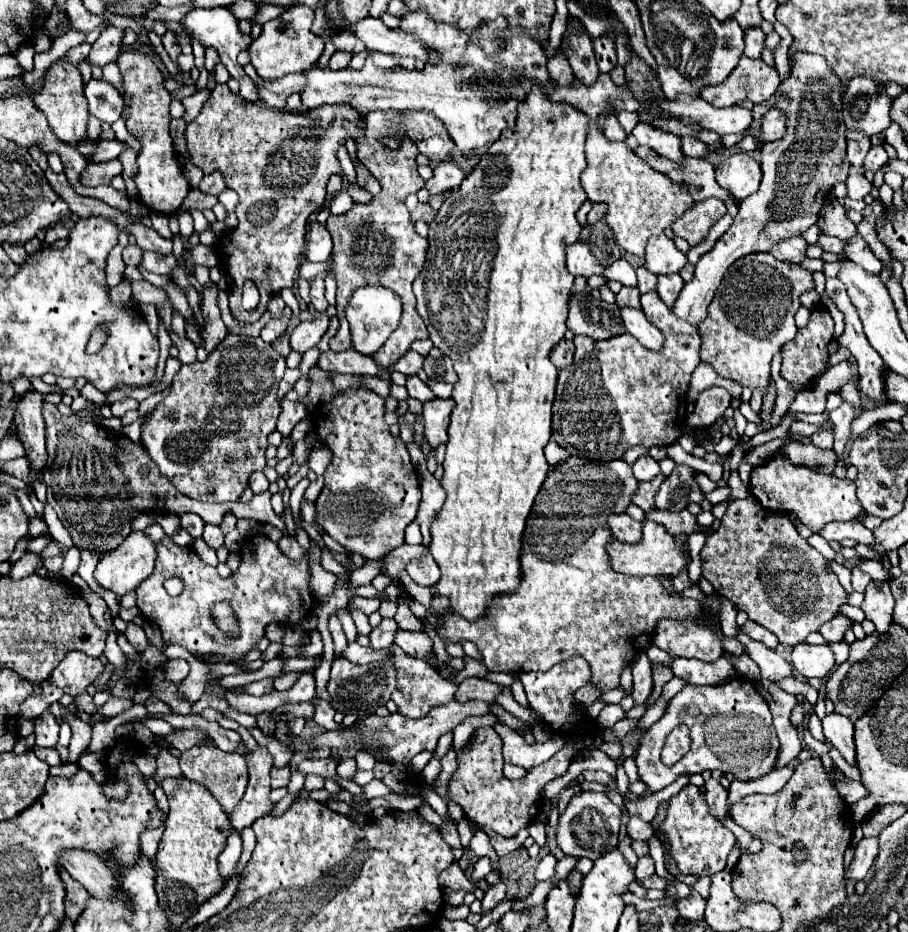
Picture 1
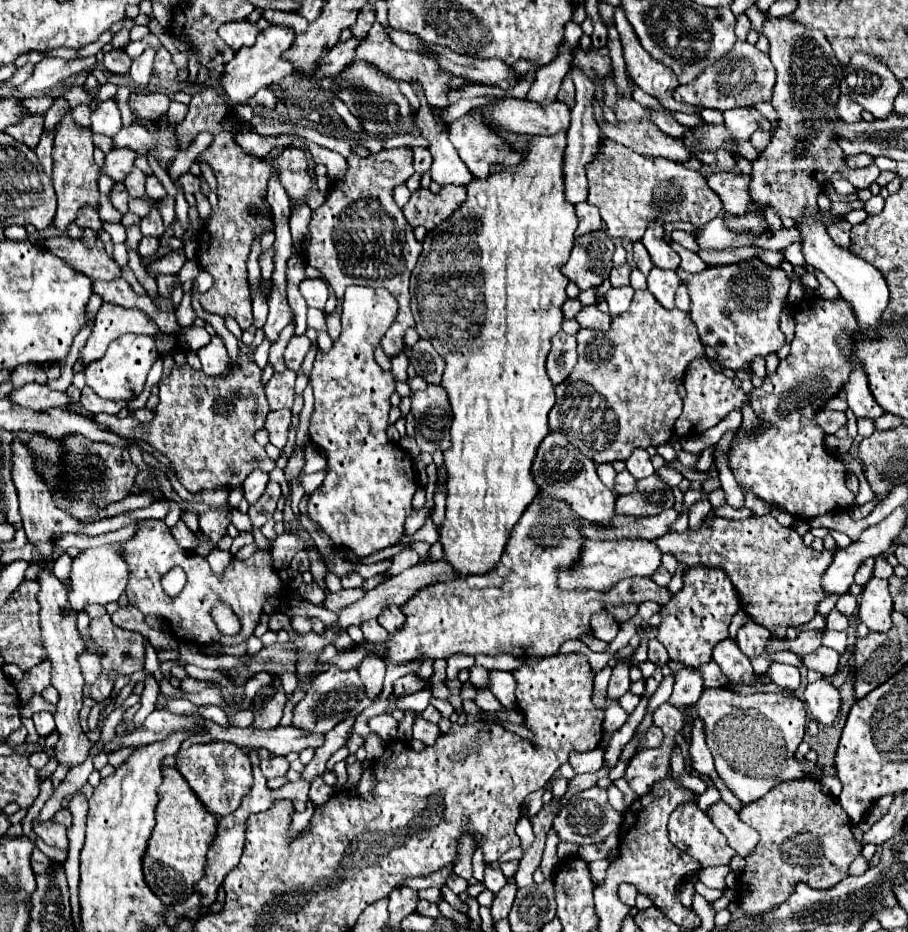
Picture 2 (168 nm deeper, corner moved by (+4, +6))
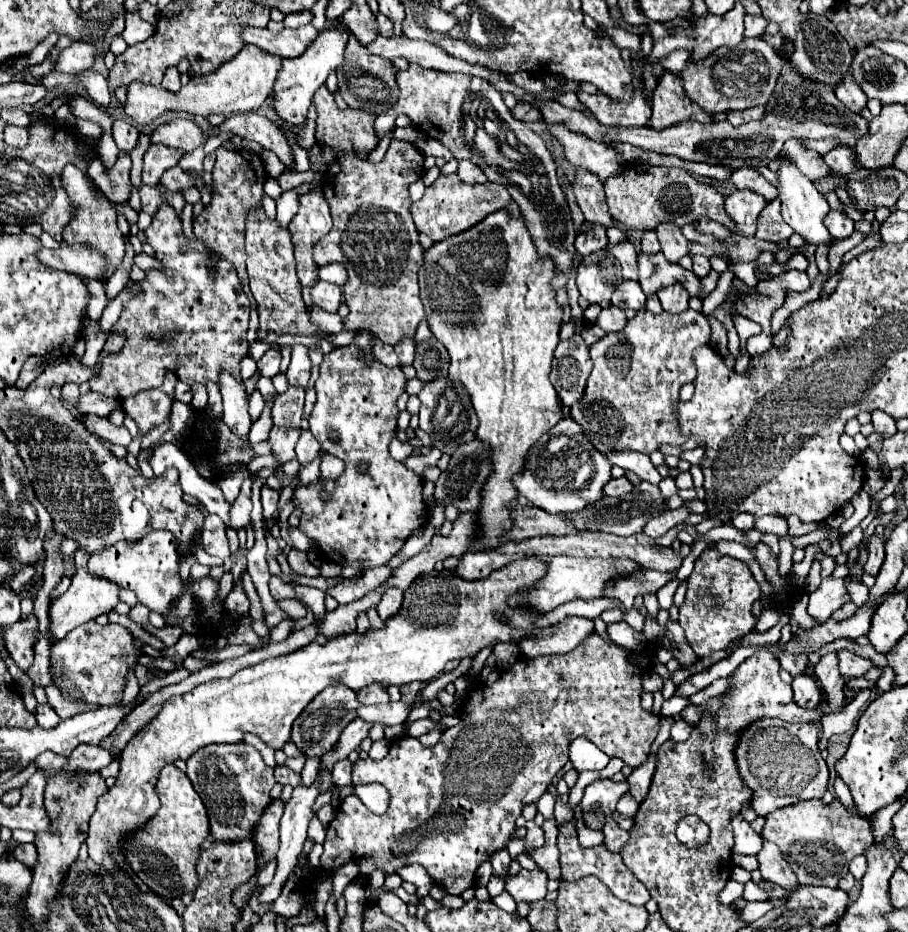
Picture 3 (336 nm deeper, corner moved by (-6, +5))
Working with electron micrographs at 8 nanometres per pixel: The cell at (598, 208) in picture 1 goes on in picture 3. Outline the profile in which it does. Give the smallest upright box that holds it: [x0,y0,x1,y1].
[575,224,607,256]

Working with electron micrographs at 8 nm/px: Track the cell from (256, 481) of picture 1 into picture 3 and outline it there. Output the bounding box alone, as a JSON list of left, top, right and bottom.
[261,486,279,520]

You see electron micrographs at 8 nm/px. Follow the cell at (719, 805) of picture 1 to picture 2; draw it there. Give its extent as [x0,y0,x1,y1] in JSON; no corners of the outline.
[709,801,759,857]

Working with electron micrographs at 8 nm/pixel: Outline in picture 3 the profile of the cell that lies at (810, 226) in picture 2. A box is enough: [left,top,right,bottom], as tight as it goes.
[779,164,835,250]

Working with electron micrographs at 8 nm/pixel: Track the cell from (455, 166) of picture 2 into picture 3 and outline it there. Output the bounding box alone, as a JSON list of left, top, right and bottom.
[457,160,487,184]

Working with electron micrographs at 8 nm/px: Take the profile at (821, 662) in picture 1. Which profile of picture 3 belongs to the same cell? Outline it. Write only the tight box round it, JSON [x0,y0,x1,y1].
[839,650,873,676]

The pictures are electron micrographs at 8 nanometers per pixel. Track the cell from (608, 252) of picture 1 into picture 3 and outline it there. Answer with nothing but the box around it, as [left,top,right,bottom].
[577,250,623,304]

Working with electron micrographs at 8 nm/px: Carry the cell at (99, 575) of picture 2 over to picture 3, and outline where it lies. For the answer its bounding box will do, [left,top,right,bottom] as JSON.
[51,566,121,640]

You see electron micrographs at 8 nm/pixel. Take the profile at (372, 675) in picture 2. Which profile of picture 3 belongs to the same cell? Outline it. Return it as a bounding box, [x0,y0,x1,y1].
[357,682,389,704]

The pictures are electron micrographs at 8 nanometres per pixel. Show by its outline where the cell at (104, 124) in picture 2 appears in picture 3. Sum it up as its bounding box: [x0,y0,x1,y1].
[113,118,139,152]

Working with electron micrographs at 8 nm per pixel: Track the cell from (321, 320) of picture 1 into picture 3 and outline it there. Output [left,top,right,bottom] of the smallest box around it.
[287,346,311,386]

